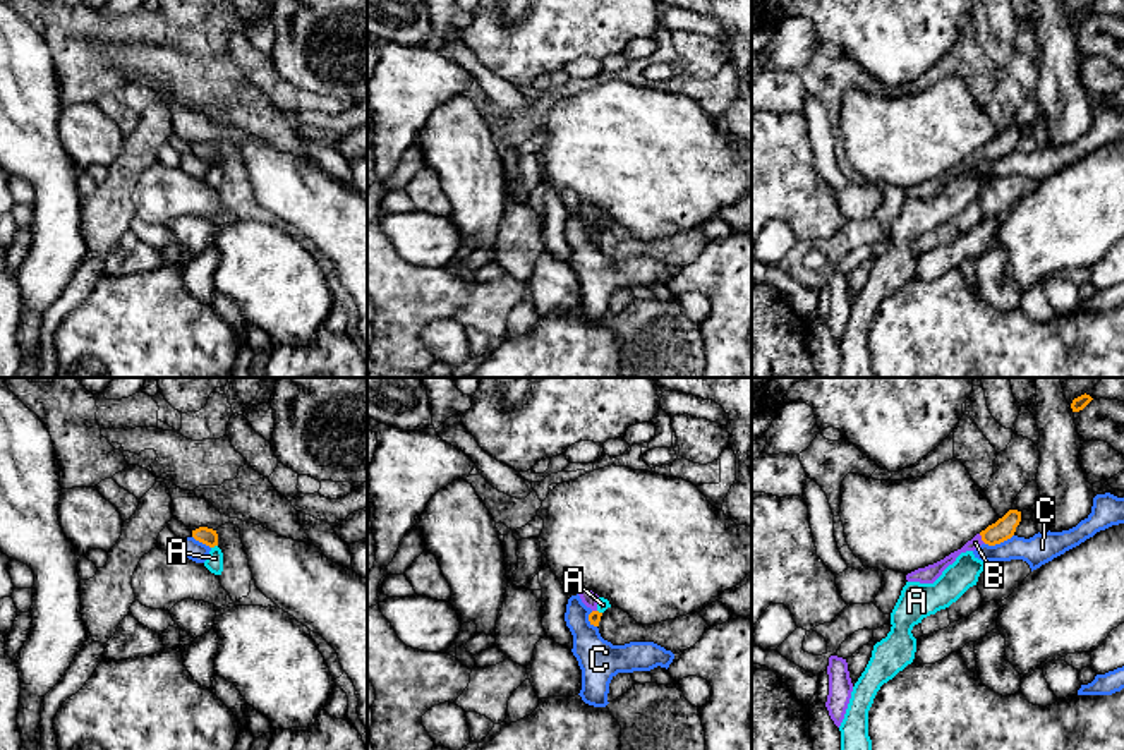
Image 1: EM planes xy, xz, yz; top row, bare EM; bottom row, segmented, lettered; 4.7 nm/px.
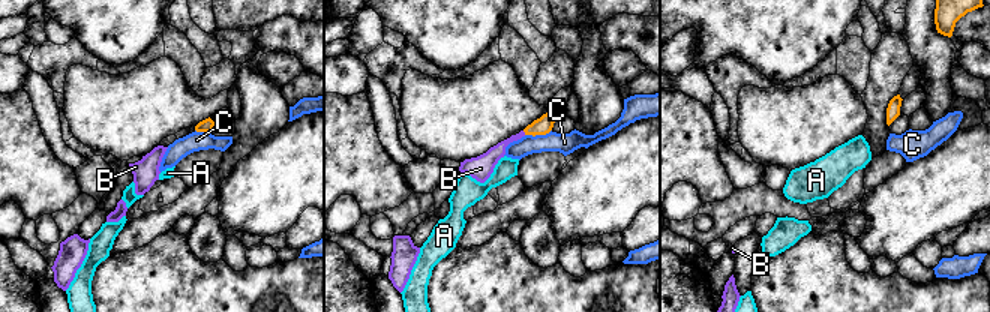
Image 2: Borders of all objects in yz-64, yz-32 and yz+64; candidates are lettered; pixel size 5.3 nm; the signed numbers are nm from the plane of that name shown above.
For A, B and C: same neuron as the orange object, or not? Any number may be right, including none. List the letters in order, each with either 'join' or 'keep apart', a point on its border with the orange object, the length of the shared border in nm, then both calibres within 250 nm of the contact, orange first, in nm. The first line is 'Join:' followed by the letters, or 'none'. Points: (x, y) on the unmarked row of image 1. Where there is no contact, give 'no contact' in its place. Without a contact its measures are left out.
Join: B
A: keep apart; contact xy (213, 162); length 40 nm; calibres 80 and 80 nm
B: join; contact yz (982, 155); length 60 nm; calibres 100 and 60 nm
C: keep apart; contact yz (999, 158); length 140 nm; calibres 100 and 140 nm

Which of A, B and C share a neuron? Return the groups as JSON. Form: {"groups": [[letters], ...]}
{"groups": [["A"], ["B"], ["C"]]}

